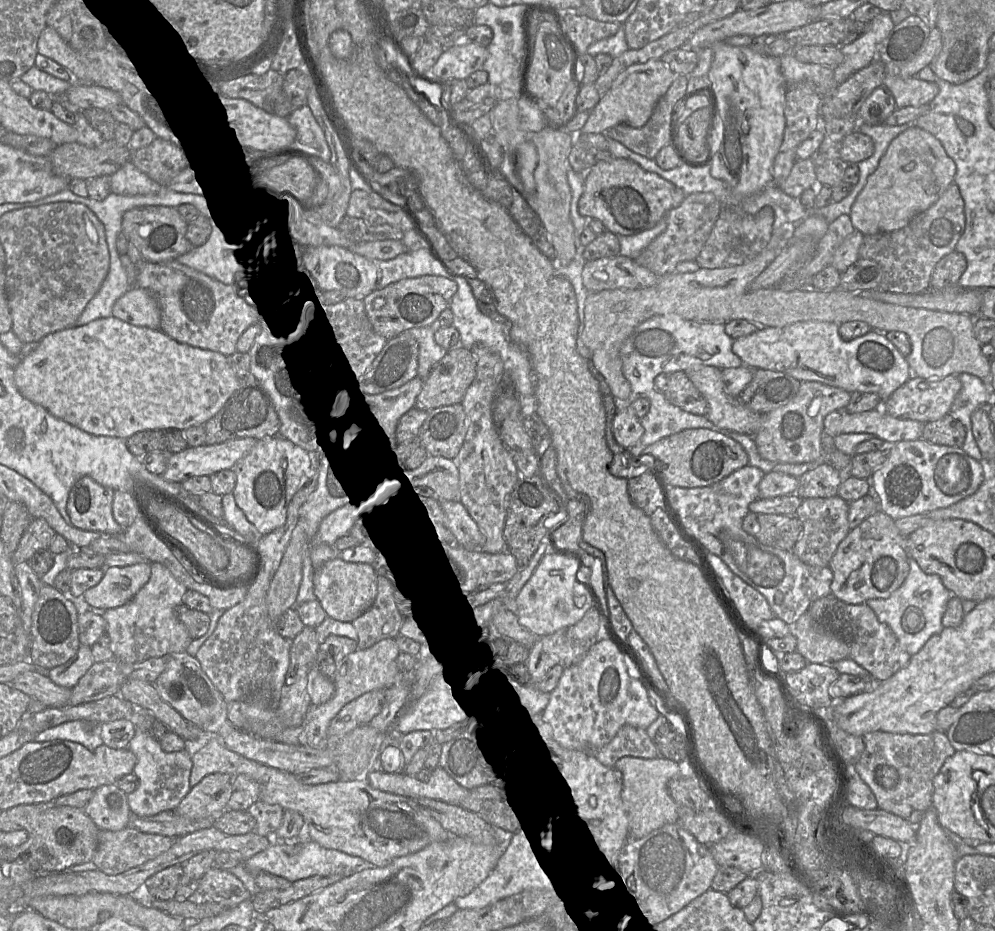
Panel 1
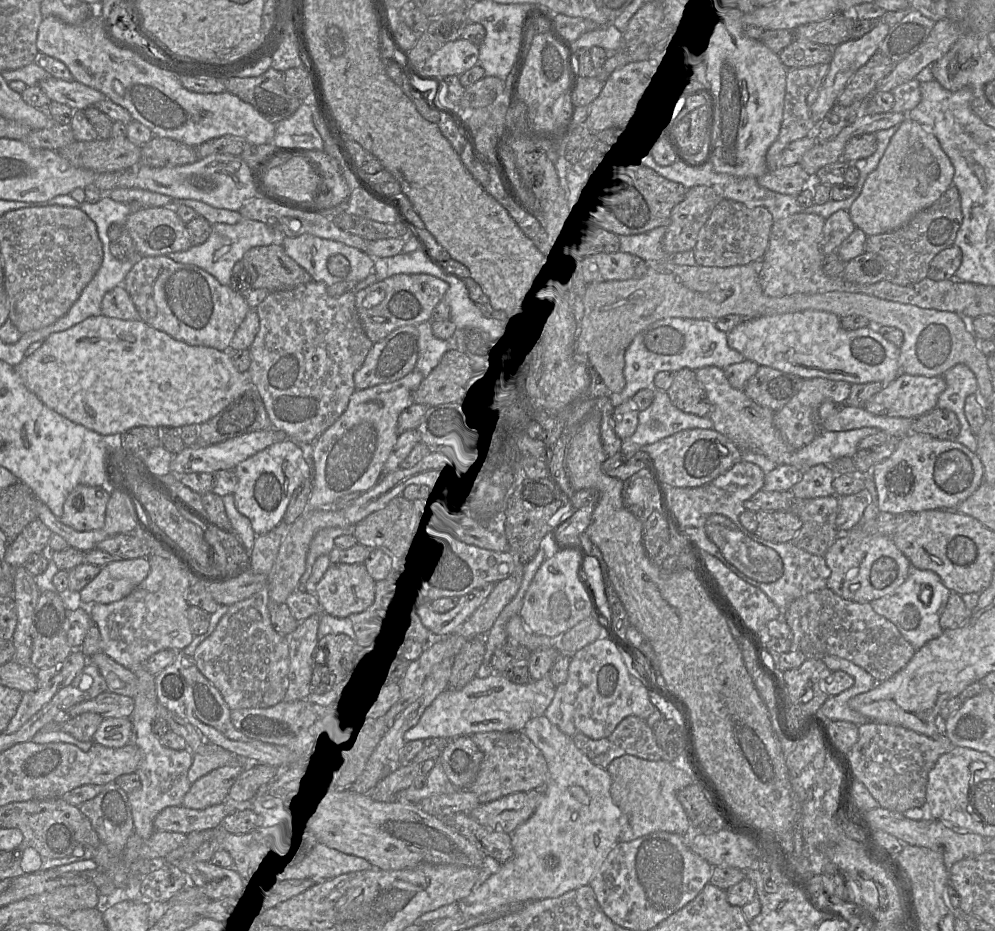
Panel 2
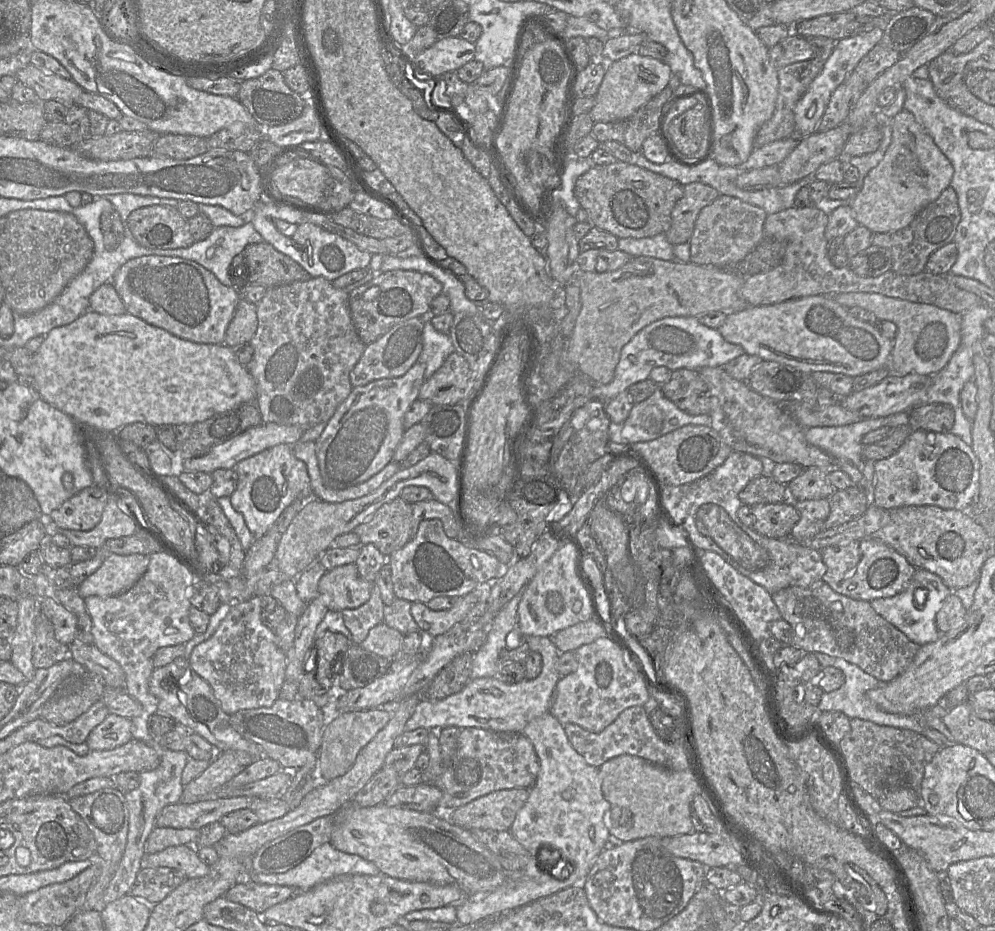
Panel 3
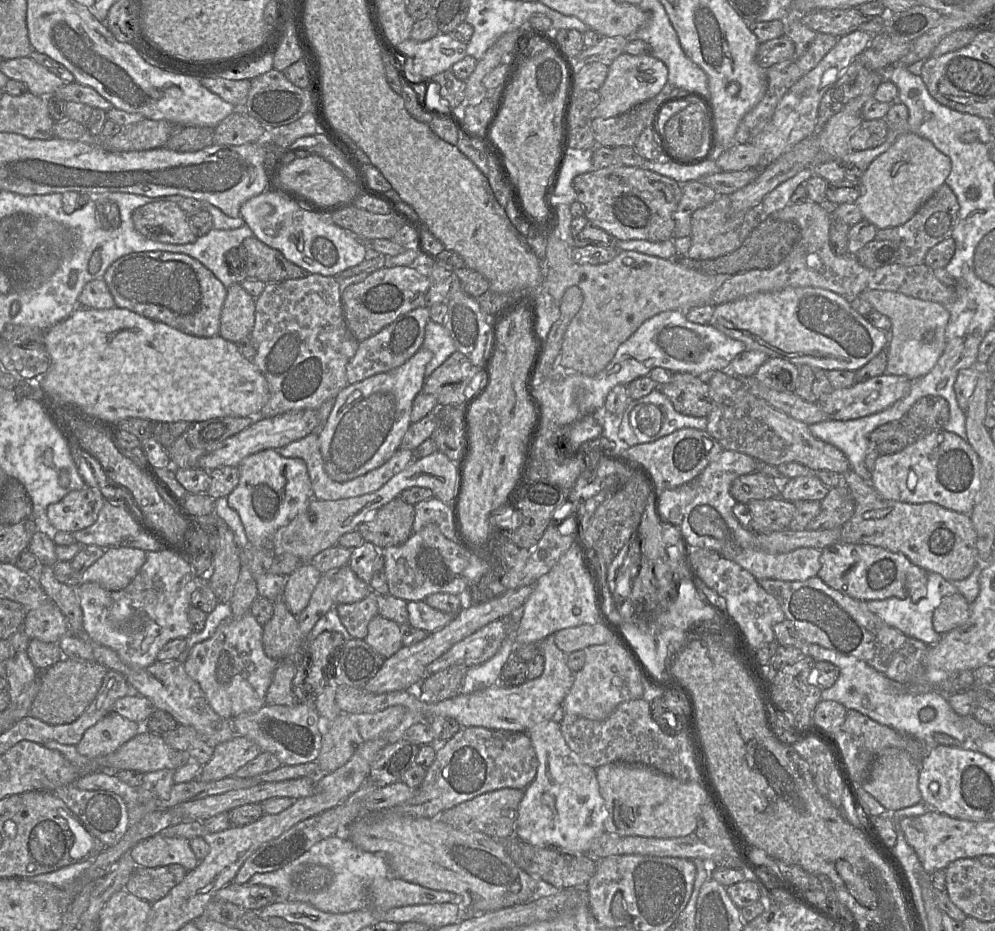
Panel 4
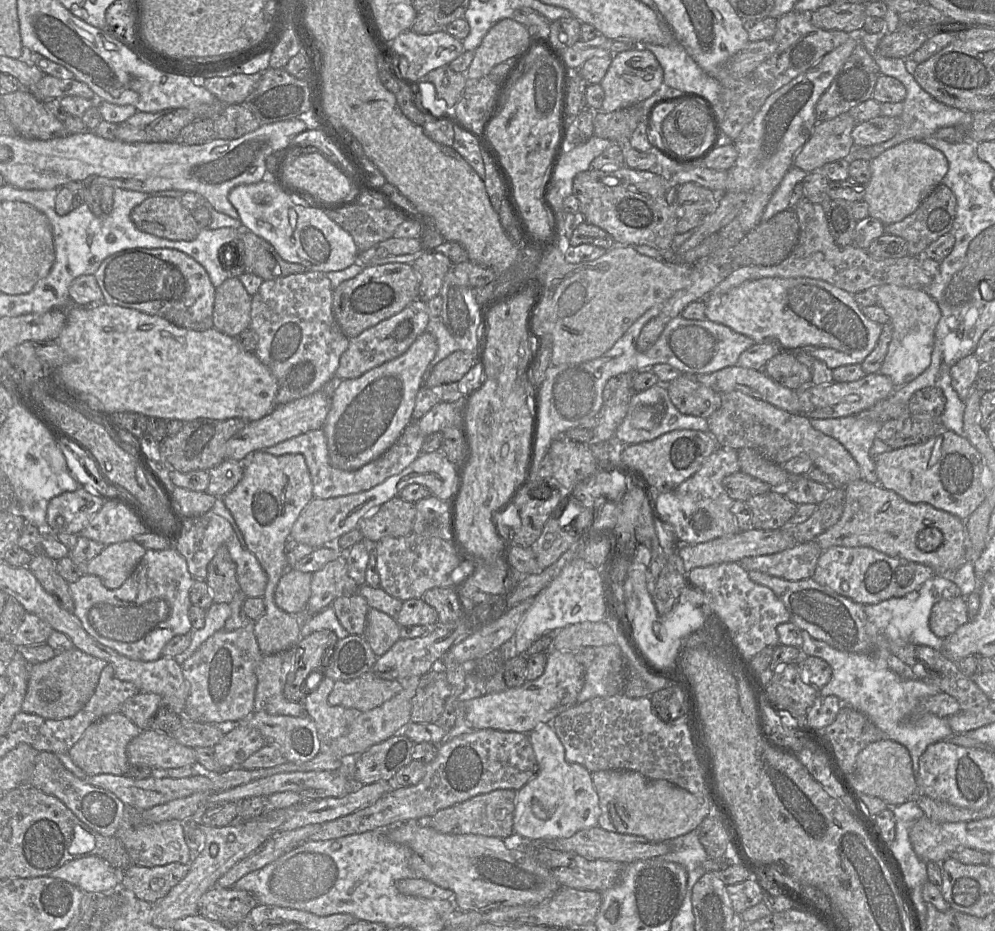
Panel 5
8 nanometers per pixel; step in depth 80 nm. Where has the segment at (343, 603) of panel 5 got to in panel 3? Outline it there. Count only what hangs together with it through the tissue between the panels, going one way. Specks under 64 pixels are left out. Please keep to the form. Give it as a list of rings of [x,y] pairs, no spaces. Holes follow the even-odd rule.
[[[373,583],[371,597],[366,603],[341,612],[344,624],[352,634],[352,643],[360,645],[371,628],[384,622],[384,606],[379,587]]]

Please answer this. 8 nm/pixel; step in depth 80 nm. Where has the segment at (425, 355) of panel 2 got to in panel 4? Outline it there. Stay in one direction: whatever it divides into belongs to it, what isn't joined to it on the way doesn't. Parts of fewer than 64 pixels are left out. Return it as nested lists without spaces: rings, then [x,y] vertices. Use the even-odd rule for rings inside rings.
[[[429,320],[425,328],[425,337],[422,348],[432,352],[433,357],[427,364],[424,379],[433,373],[450,355],[457,351],[447,329],[434,321]]]

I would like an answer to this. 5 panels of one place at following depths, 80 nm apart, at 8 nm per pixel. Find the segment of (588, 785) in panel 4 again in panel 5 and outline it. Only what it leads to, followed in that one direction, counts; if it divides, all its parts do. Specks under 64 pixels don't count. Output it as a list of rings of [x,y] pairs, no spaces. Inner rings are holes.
[[[553,720],[528,733],[538,763],[538,772],[516,791],[514,834],[522,840],[569,838],[576,832],[598,826],[601,814],[592,773],[568,762],[565,749],[553,728]]]

